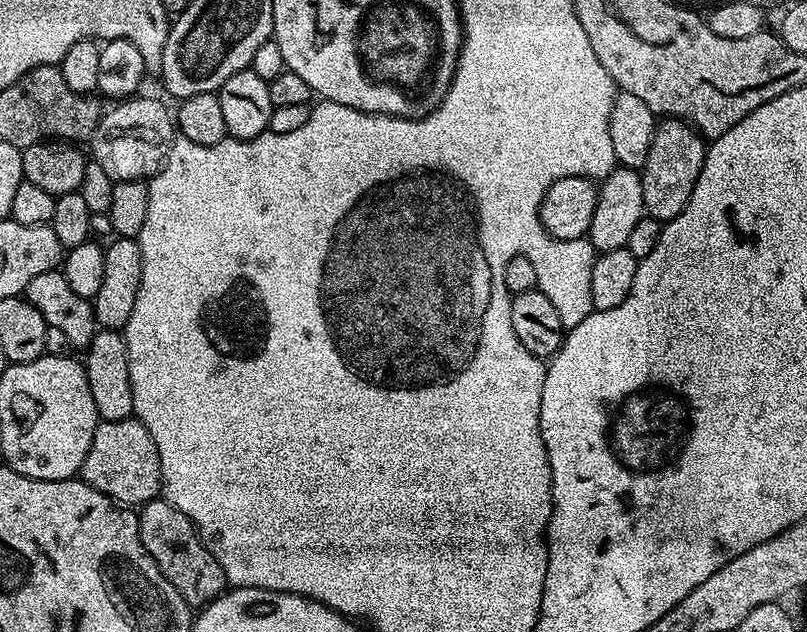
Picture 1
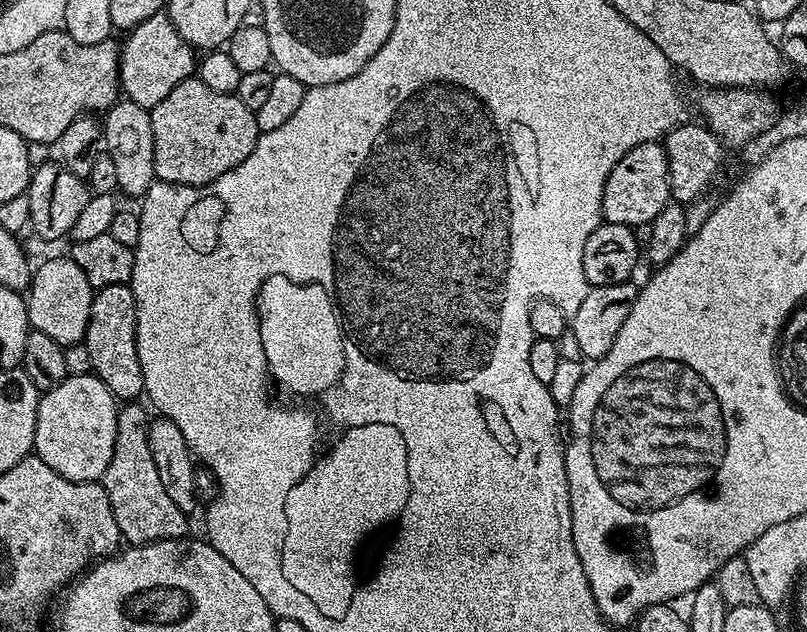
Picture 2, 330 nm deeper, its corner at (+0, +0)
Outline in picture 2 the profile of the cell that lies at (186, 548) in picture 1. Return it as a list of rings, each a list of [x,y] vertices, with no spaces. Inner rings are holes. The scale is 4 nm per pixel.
[[[128,402],[117,411],[114,454],[110,454],[110,466],[106,466],[102,477],[106,498],[110,498],[110,510],[114,510],[114,522],[118,522],[121,537],[132,546],[181,539],[187,533],[184,531],[189,520],[178,506],[174,506],[174,498],[166,494],[166,486],[162,486],[162,474],[158,474],[154,454],[150,454],[149,409],[142,405],[140,402]]]

